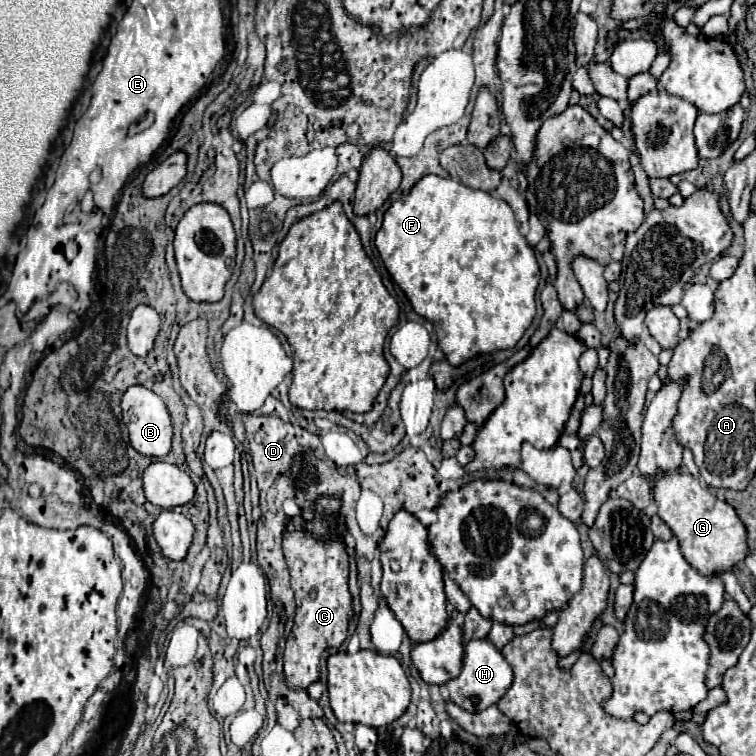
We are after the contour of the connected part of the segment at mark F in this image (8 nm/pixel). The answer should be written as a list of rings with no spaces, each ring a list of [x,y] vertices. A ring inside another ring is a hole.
[[[428,174],[388,208],[374,244],[384,266],[408,296],[416,314],[434,324],[438,346],[452,366],[476,354],[514,348],[534,320],[534,294],[540,282],[534,248],[520,234],[512,208],[484,190],[468,188],[458,178]]]

